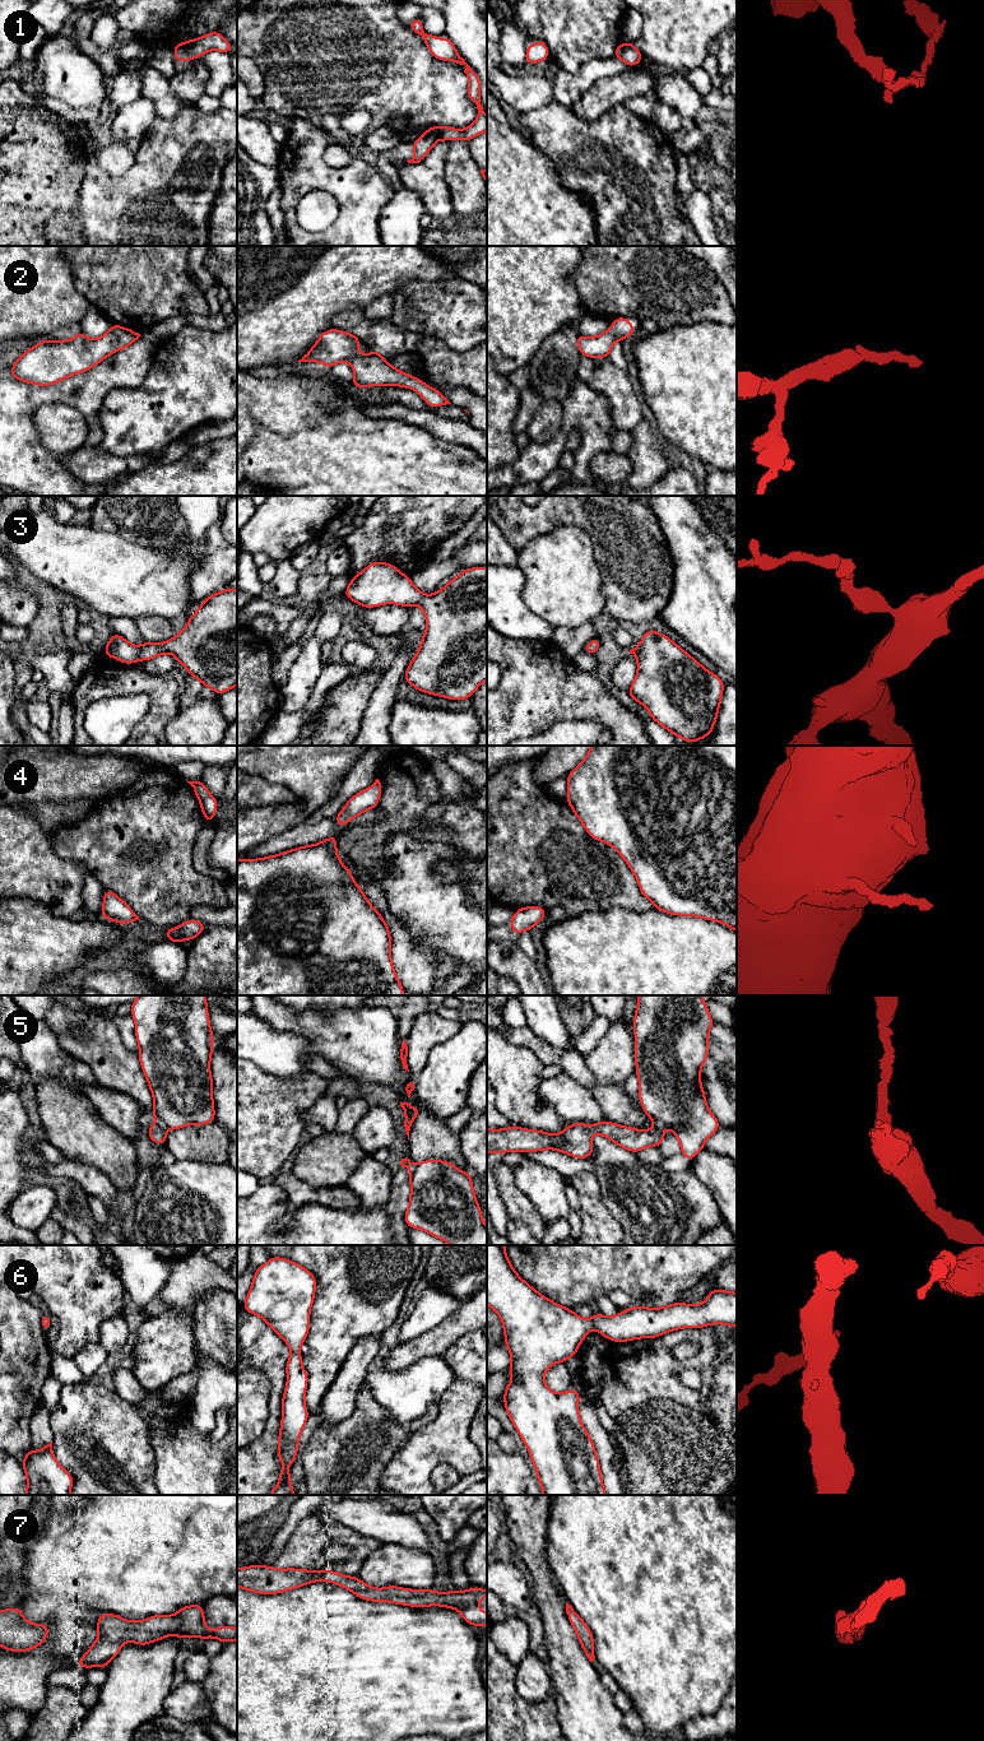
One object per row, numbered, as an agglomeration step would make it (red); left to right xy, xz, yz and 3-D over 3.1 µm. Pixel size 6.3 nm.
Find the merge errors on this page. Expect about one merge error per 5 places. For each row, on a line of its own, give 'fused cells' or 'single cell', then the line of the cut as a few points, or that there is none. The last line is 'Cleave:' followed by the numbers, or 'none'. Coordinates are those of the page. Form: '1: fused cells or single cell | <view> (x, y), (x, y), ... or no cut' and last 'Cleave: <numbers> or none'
1: fused cells | xy (184, 42), (184, 50), (190, 57)
2: single cell | no cut
3: single cell | no cut
4: single cell | no cut
5: fused cells | xy (159, 1123), (165, 1128)
6: single cell | no cut
7: single cell | no cut
Cleave: 1, 5

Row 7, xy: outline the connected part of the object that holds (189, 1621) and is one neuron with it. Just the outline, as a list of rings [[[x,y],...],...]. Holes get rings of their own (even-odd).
[[[203,1605],[181,1607],[175,1615],[154,1615],[140,1621],[129,1621],[115,1614],[99,1614],[97,1640],[80,1657],[76,1666],[82,1668],[103,1667],[120,1653],[125,1642],[147,1645],[164,1636],[214,1638],[223,1644],[237,1640],[237,1628],[219,1626],[209,1630],[205,1626]]]

